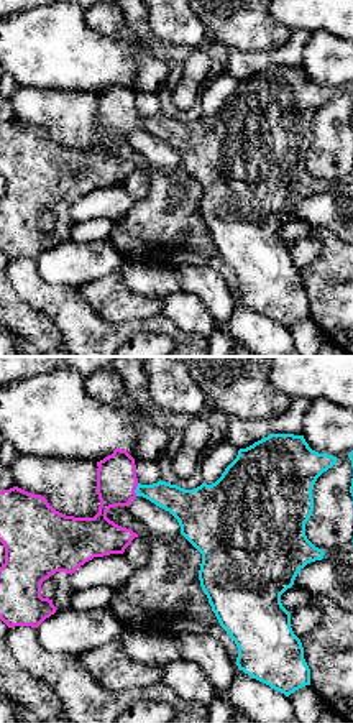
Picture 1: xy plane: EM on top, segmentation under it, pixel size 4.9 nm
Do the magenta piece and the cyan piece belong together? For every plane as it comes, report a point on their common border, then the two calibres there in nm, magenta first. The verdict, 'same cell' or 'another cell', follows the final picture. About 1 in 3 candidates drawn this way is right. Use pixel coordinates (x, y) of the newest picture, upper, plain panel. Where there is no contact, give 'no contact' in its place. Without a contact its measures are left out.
meets magenta at (135, 120); 190 nm thick on the magenta side, 150 nm on the other

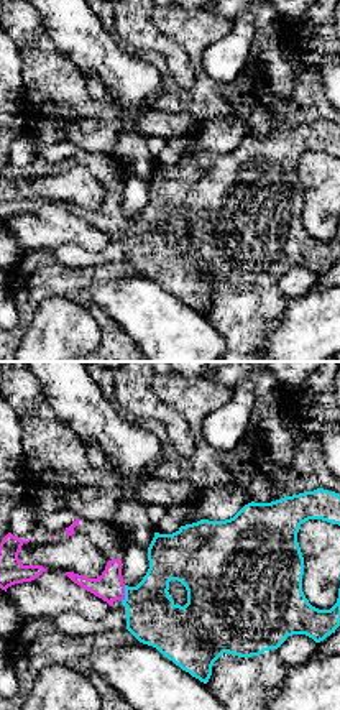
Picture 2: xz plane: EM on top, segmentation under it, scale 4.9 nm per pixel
meets magenta at (124, 225); 140 nm thick on the magenta side, 260 nm on the other

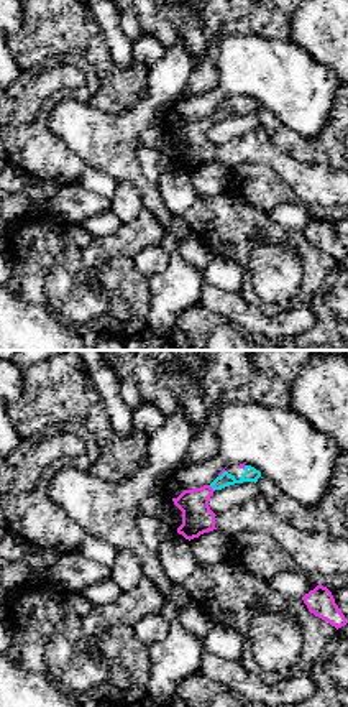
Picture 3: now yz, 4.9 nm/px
meets magenta at (212, 120); 160 nm thick on the magenta side, 70 nm on the other

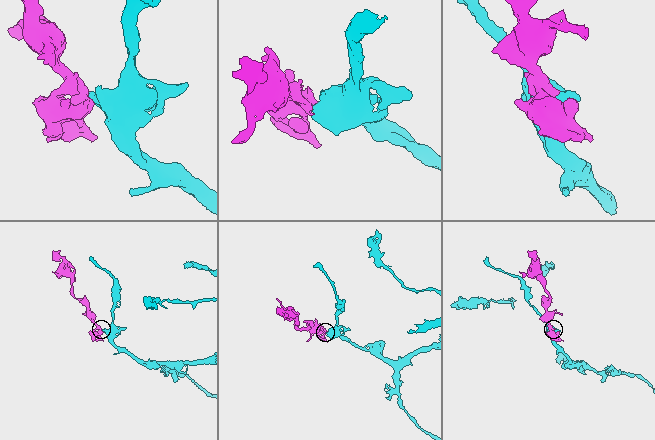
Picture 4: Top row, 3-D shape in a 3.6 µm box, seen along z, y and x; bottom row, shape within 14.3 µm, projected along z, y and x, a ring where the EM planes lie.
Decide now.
same cell

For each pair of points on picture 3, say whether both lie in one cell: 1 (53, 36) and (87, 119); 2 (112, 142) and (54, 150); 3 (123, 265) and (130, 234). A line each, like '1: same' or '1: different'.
1: different
2: different
3: different

